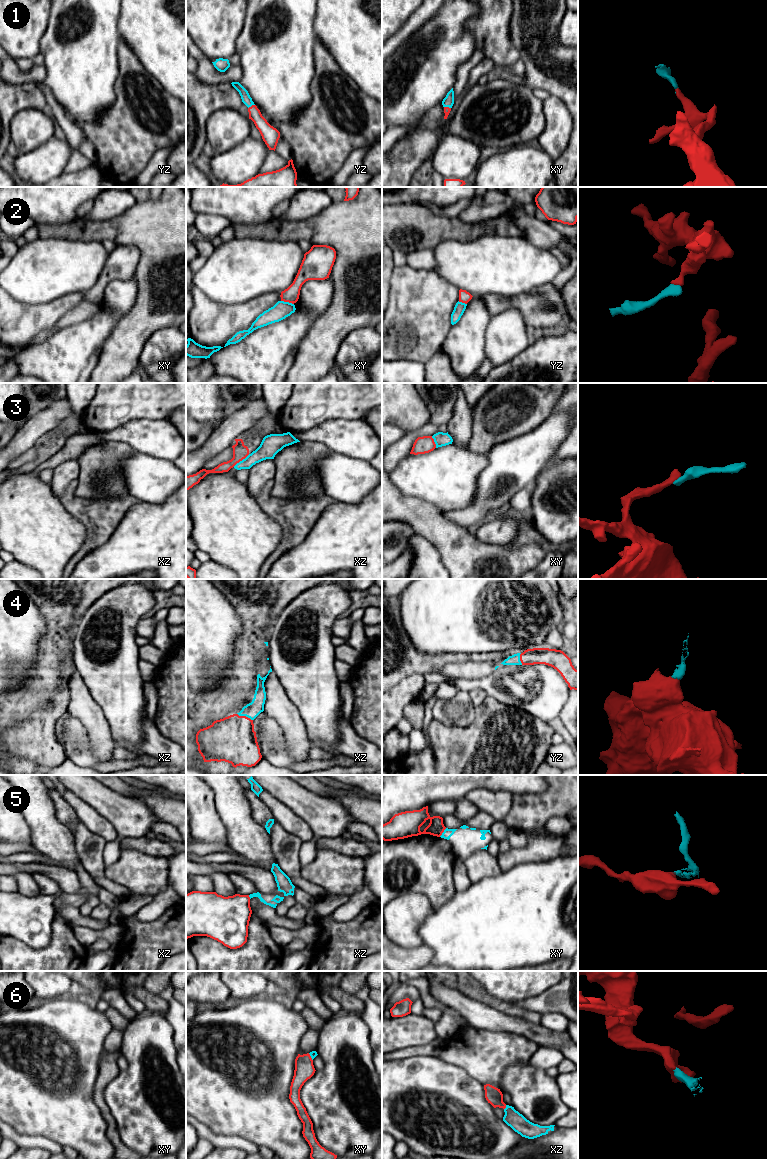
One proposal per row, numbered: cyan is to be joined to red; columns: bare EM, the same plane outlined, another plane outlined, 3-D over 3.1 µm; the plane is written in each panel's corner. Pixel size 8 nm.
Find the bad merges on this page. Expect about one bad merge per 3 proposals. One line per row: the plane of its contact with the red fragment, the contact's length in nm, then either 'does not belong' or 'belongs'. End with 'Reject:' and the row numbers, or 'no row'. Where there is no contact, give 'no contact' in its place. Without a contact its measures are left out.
1: contact in yz; length 70 nm; belongs
2: contact in xy; length 110 nm; does not belong
3: contact in xz; length 170 nm; does not belong
4: contact in xz; length 140 nm; belongs
5: contact in xy; length 90 nm; belongs
6: contact in xz; length 40 nm; belongs
Reject: 2, 3

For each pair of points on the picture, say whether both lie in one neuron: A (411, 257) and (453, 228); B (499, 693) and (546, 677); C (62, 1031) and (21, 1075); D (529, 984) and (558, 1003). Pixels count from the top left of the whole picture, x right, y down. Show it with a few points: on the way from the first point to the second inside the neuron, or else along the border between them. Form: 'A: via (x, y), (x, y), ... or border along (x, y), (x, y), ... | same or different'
A: border along (432, 248), (412, 250), (406, 254) | different
B: via (500, 678), (512, 668), (531, 666) | same
C: via (57, 1049), (57, 1056), (43, 1070), (39, 1085) | same
D: border along (560, 981), (542, 992), (520, 1001) | different

